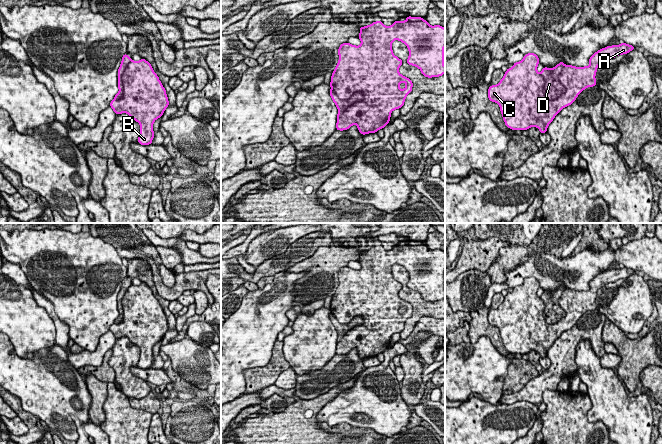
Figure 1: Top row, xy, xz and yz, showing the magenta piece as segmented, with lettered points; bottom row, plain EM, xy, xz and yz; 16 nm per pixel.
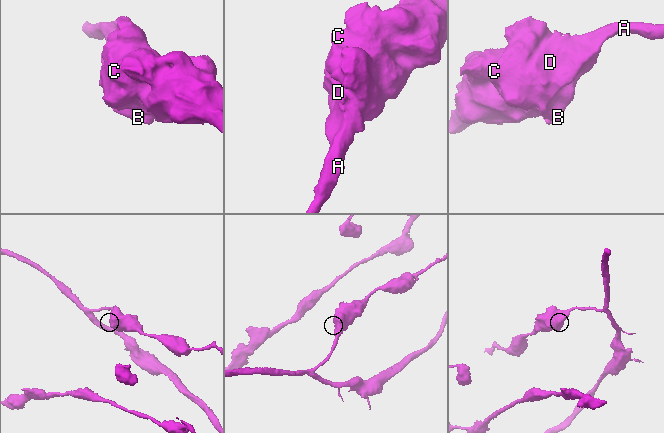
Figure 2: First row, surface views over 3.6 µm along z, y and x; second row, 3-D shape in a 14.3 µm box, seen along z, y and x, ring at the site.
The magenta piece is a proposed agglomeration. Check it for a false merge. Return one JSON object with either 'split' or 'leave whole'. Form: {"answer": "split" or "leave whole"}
{"answer": "split"}

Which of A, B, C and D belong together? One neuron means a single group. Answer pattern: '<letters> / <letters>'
A B C / D

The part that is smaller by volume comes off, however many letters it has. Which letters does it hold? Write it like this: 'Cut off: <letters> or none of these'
Cut off: D

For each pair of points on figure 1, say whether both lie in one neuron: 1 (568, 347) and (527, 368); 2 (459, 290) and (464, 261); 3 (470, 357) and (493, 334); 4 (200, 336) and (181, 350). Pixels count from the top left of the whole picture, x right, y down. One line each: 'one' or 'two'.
1: two
2: two
3: two
4: one

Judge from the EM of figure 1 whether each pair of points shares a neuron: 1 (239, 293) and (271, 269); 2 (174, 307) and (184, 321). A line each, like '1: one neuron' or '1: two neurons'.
1: two neurons
2: two neurons

